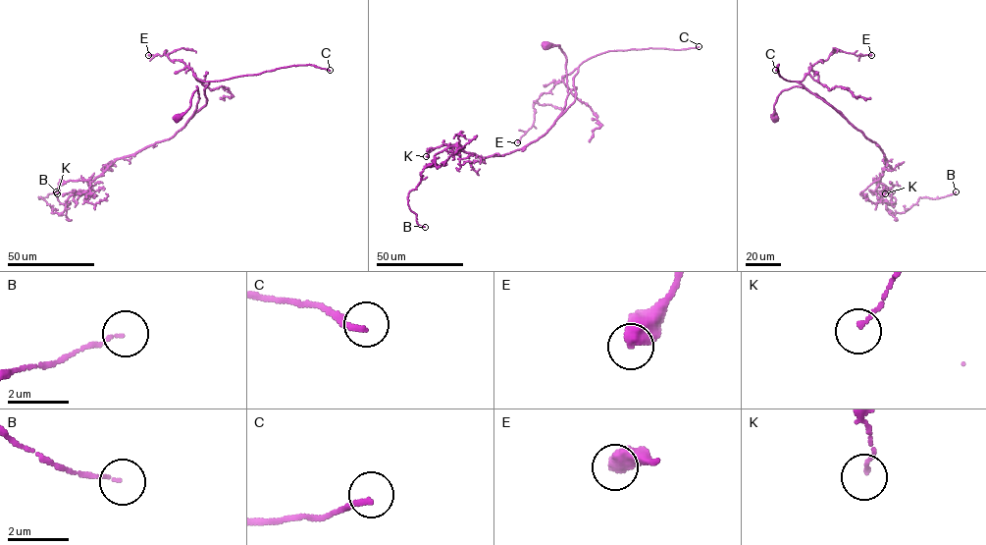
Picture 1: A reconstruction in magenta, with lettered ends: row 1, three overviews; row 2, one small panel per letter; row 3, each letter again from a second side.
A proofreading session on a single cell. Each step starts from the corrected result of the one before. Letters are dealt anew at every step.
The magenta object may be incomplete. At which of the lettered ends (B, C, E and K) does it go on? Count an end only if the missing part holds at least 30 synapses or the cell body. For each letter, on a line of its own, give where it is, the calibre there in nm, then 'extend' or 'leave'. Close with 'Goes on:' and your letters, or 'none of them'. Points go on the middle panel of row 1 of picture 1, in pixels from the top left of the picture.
B: (425, 227) | 90 nm | leave
C: (699, 46) | 190 nm | extend
E: (517, 142) | 600 nm | leave
K: (426, 156) | 120 nm | leave
Goes on: C

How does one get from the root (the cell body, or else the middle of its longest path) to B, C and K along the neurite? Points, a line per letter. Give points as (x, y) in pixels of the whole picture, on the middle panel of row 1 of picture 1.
B: (546, 45), (559, 45), (566, 59), (560, 116), (503, 155), (453, 146), (437, 153), (407, 198), (425, 227)
C: (546, 45), (559, 45), (566, 59), (561, 114), (575, 99), (578, 67), (592, 57), (699, 46)
K: (546, 45), (559, 45), (565, 55), (568, 95), (544, 135), (503, 155), (478, 157), (457, 144), (426, 156)

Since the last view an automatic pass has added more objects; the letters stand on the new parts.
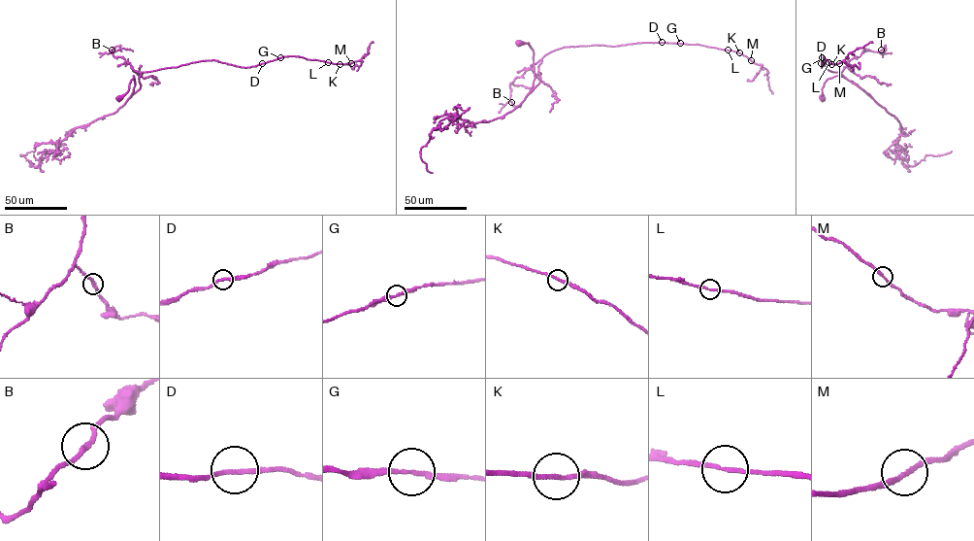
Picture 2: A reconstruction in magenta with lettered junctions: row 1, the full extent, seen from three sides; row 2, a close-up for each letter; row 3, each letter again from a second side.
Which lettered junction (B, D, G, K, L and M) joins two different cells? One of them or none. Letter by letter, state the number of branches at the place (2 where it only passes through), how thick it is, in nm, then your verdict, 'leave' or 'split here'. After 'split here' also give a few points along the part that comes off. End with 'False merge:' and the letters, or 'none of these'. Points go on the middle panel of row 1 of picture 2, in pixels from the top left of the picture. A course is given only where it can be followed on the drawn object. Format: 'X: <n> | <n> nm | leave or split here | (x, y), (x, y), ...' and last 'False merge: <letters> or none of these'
B: 2 | 190 nm | leave
D: 2 | 190 nm | leave
G: 2 | 180 nm | leave
K: 2 | 170 nm | leave
L: 2 | 150 nm | leave
M: 2 | 180 nm | leave
False merge: none of these

